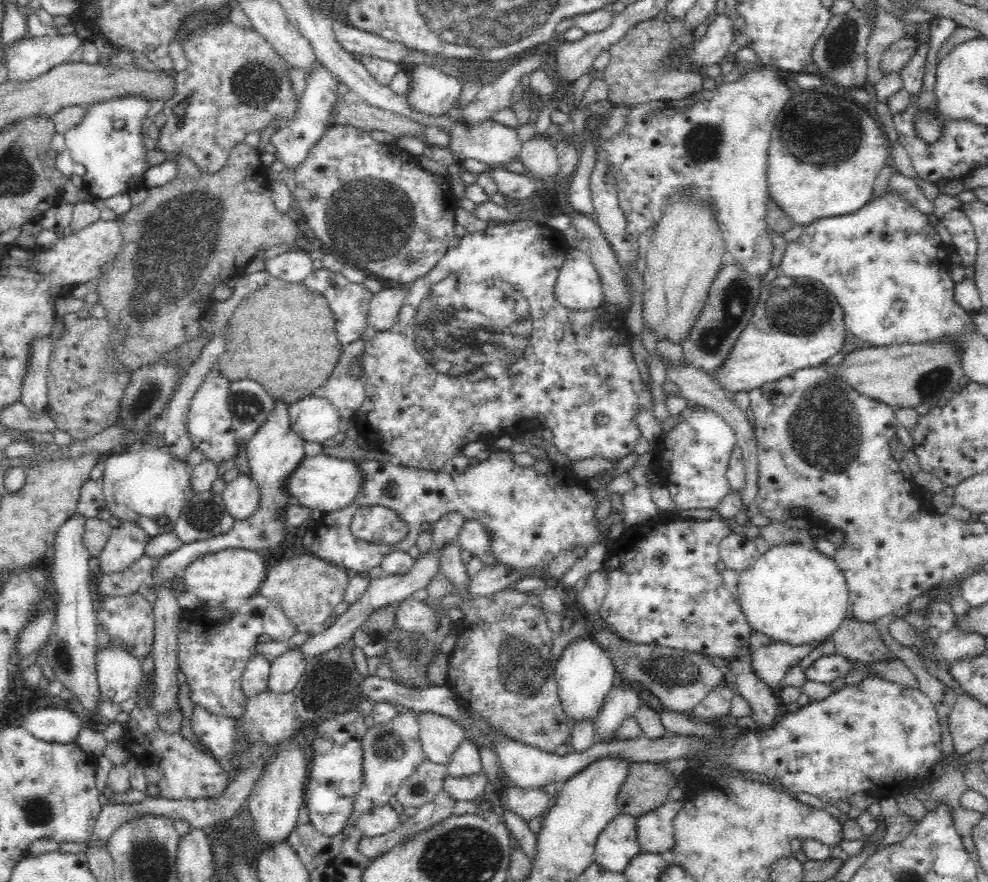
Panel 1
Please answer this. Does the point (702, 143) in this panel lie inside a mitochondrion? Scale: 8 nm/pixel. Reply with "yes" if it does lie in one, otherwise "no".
yes

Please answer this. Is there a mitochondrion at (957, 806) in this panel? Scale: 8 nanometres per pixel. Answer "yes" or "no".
no

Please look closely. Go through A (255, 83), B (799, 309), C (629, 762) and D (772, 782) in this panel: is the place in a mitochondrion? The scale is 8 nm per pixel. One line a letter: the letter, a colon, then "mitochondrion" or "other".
A: mitochondrion
B: mitochondrion
C: other
D: other

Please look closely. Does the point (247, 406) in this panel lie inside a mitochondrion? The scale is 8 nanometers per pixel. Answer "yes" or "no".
yes

